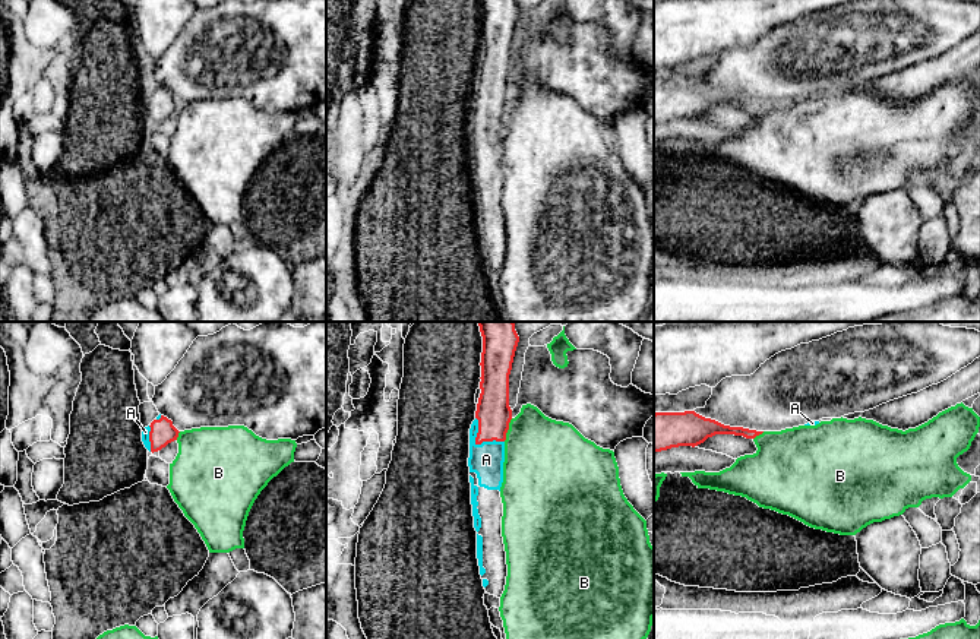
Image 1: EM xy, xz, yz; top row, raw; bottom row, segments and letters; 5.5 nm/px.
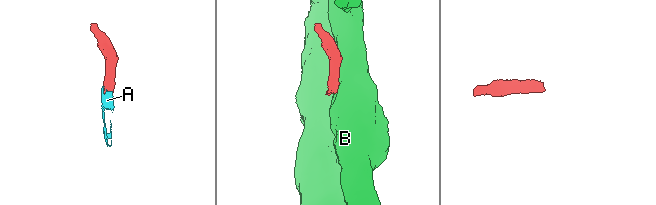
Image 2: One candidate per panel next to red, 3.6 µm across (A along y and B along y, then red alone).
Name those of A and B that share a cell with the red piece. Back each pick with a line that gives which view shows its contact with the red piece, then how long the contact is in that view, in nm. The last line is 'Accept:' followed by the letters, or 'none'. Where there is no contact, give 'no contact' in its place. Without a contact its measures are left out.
A: contact in xz; length 220 nm
Accept: A

